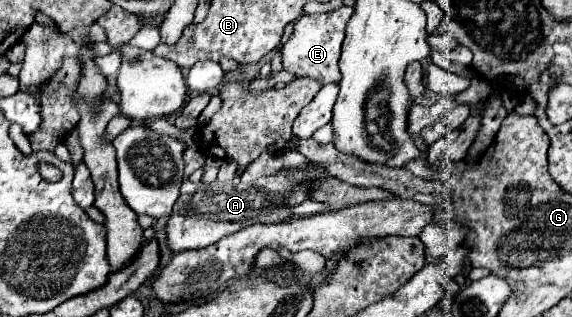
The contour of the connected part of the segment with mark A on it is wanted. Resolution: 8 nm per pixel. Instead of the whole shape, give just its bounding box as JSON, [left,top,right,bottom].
[166,173,310,253]

